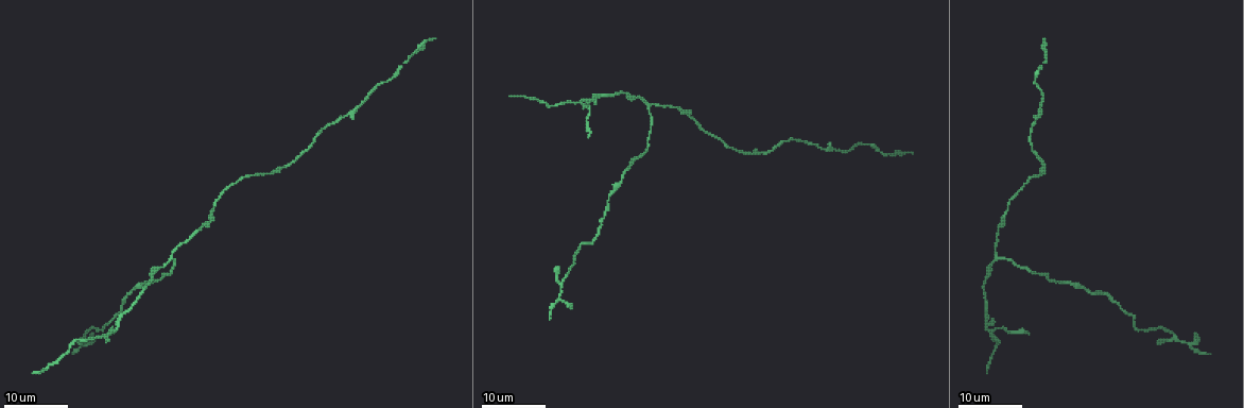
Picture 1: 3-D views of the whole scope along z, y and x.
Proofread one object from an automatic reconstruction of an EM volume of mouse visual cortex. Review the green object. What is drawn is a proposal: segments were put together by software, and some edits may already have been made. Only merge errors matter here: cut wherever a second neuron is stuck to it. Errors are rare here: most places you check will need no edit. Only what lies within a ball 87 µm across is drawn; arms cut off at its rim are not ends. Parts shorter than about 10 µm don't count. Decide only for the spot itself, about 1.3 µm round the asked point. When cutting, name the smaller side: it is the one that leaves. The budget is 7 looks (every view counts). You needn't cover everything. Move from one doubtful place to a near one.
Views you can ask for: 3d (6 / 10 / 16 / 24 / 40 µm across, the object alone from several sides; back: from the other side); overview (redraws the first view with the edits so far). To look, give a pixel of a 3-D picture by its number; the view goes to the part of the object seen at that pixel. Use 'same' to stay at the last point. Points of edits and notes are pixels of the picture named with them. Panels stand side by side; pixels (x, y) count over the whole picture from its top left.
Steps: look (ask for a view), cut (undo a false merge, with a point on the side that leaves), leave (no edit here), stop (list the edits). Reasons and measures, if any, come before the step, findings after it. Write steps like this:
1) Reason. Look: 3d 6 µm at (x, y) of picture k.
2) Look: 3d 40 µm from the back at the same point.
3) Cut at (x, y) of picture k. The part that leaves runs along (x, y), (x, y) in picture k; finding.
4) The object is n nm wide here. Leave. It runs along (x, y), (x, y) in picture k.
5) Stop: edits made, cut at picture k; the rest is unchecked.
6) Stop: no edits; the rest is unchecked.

Two arms in line, one across. Look: 3d 24 µm at (103, 337) of picture 1.

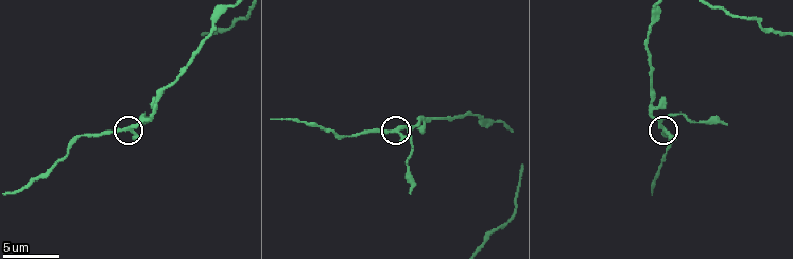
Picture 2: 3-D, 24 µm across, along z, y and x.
Look: 3d 6 µm at (393, 131) of picture 2.

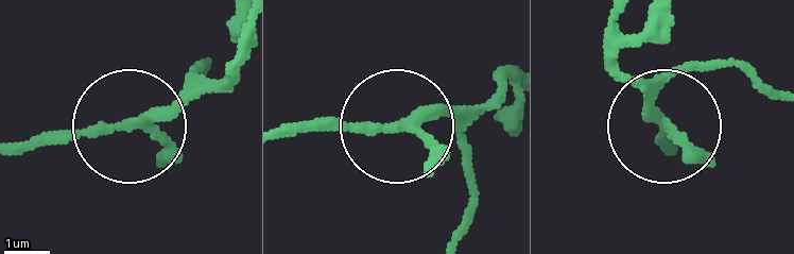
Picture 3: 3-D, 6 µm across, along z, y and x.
3 arms meet here. Leave. All the same neuron.

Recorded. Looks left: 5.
Three-way junction. Look: 3d 24 µm at (647, 106) of picture 1.

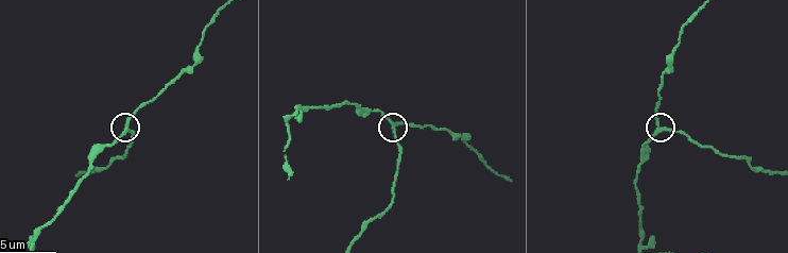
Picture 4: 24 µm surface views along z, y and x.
Closer look. Look: 3d 10 µm at (393, 127) of picture 4.

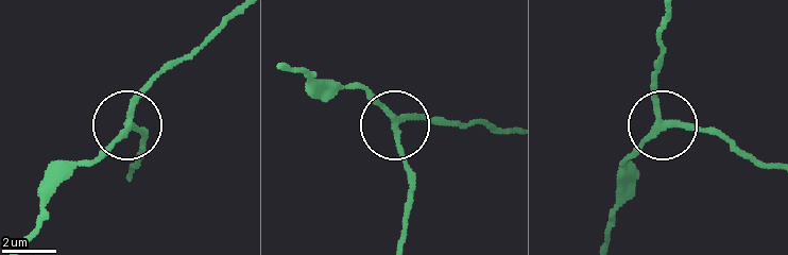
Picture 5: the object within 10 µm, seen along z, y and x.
The side arm is 33 µm long; 3 arms meet here. Leave. All the same neuron.

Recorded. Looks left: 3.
Sudden change in width. Look: 3d 16 µm at (639, 165) of picture 4.

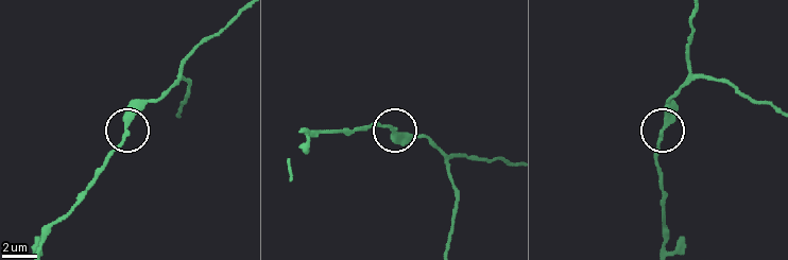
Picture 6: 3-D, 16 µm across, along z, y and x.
Leave. It runs along (694, 15), (687, 79), (670, 102), (656, 168) in picture 6; one neuron here.

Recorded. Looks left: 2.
Sudden change in width. Look: 3d 24 µm at (600, 224) of picture 1.

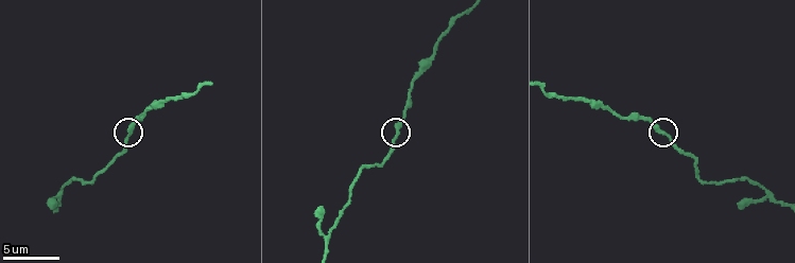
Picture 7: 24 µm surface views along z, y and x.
Closer look. Look: 3d 6 µm at (130, 131) of picture 7.

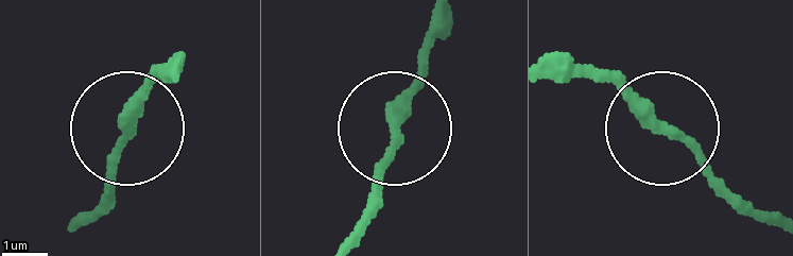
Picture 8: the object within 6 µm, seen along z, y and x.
Leave. It runs along (173, 67), (135, 113), (116, 201) in picture 8; all the same neuron.

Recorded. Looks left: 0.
Stop: no edits; the rest is unchecked.

